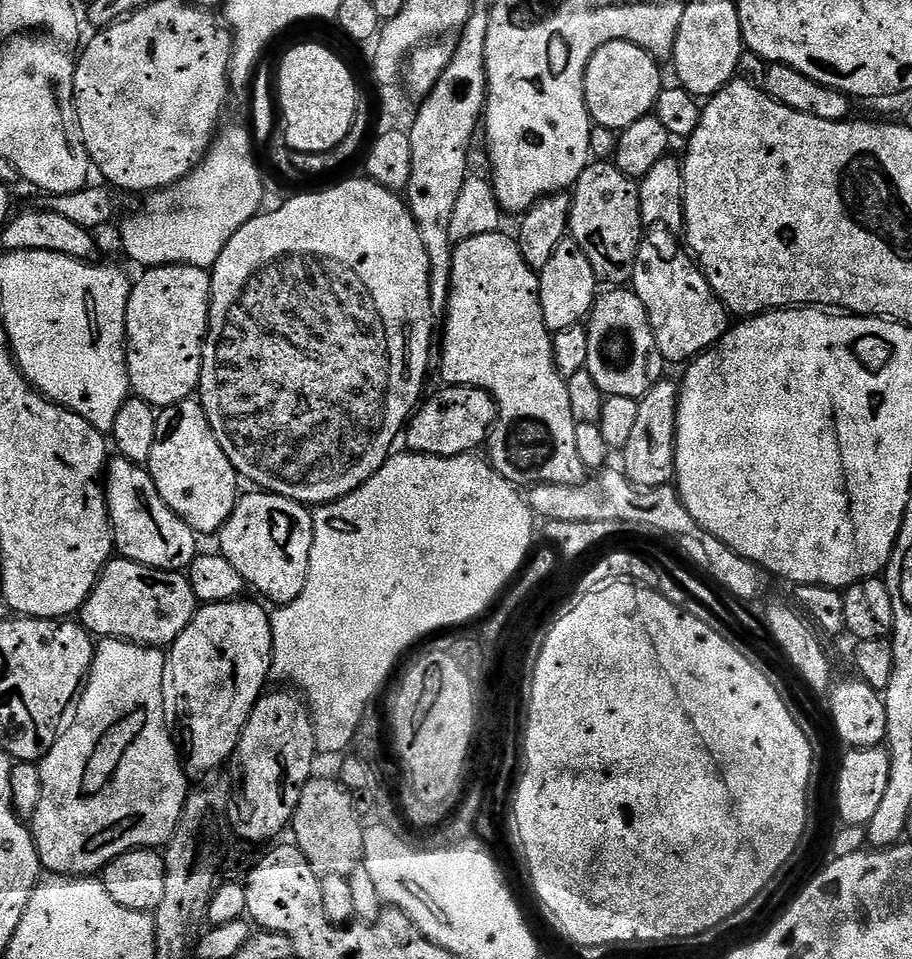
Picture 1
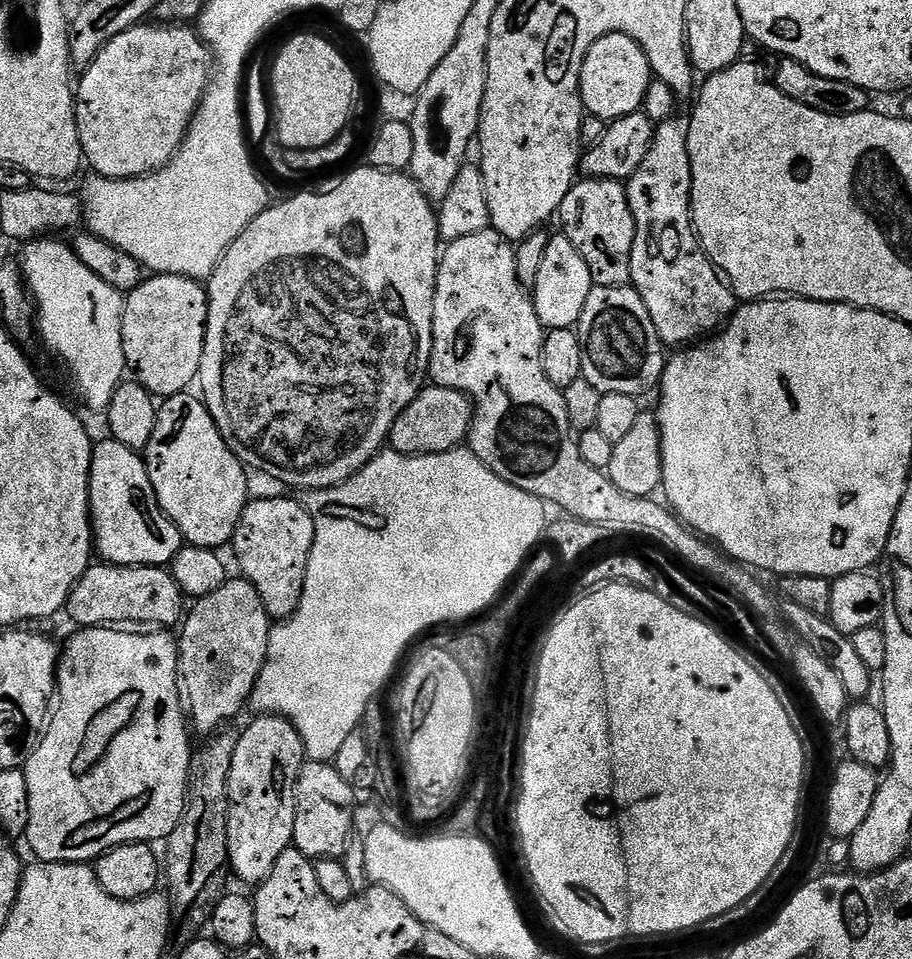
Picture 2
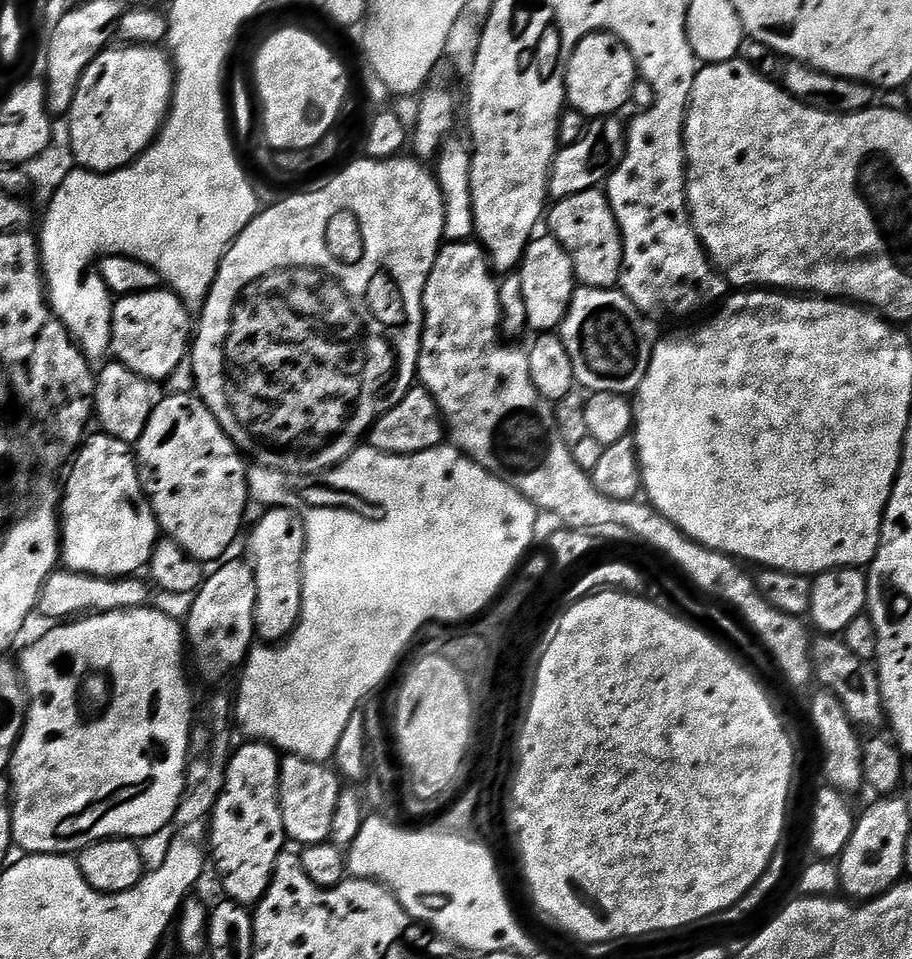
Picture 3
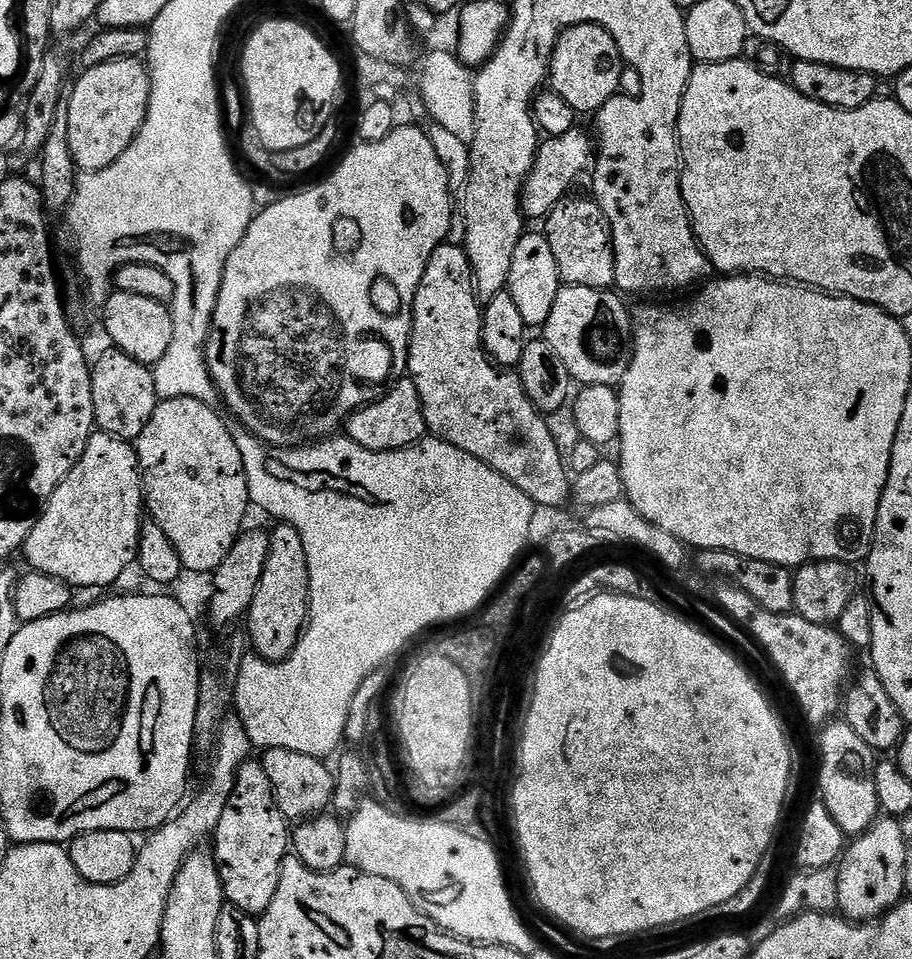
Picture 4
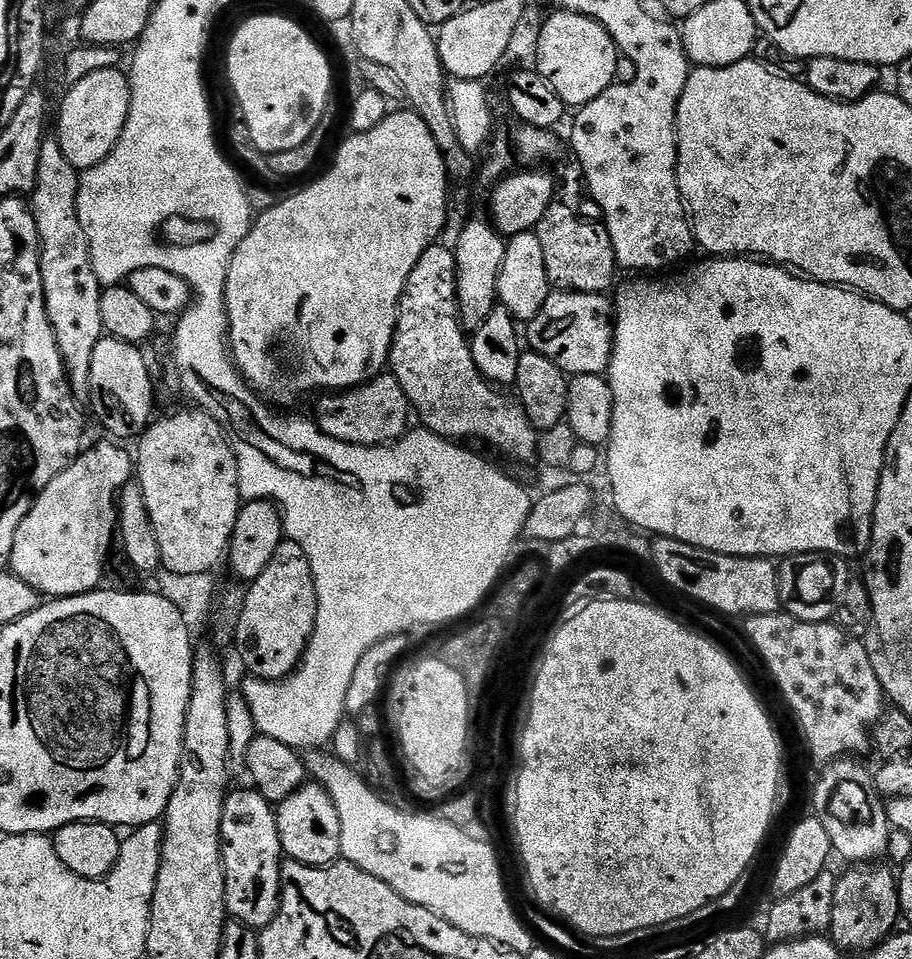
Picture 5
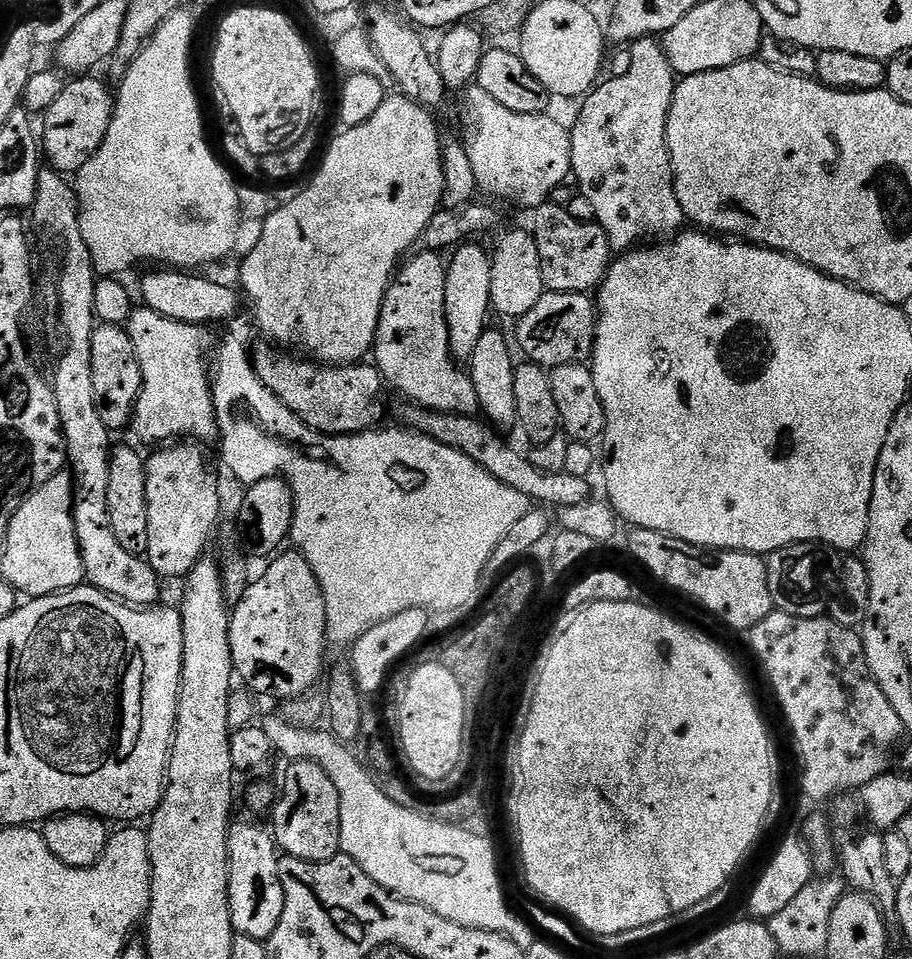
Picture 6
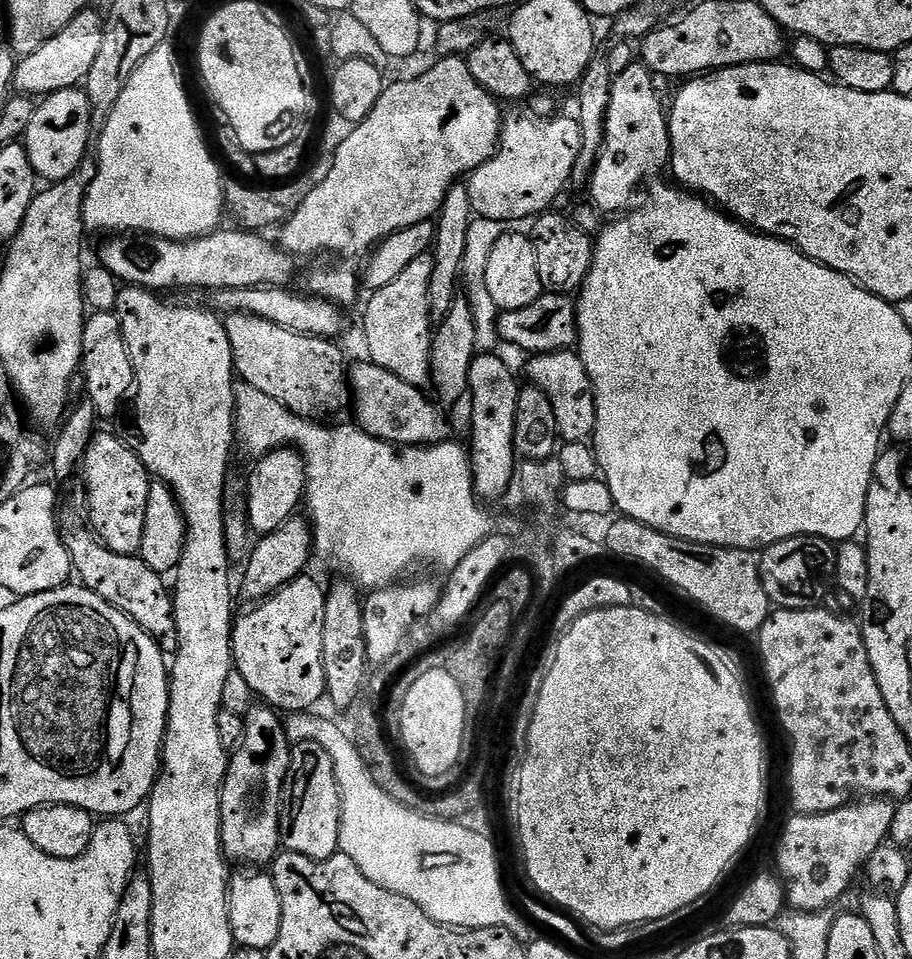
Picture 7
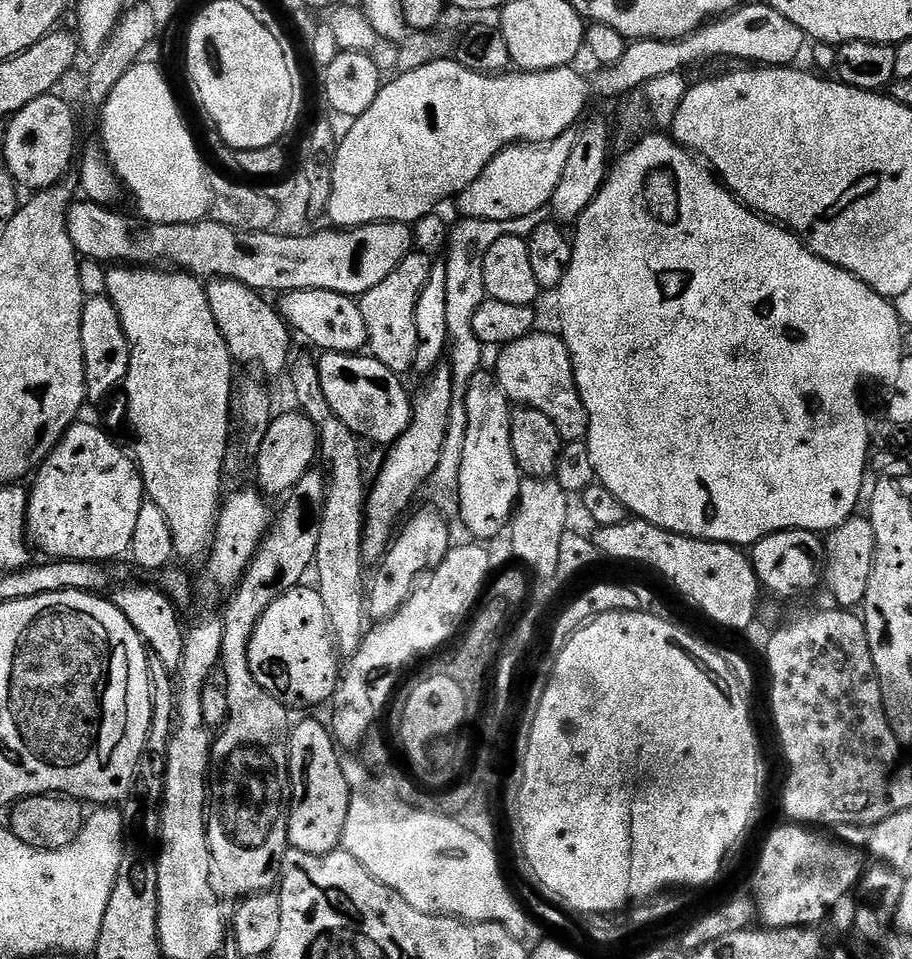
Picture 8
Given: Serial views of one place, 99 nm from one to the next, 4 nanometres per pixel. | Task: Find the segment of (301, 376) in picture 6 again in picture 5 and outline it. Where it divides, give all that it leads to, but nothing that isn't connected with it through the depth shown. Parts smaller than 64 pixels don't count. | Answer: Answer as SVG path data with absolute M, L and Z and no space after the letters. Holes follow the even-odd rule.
M381 374L367 380L359 388L349 388L323 397L320 404L318 427L330 438L363 448L373 448L379 444L392 444L409 431L410 405L398 378L391 374Z

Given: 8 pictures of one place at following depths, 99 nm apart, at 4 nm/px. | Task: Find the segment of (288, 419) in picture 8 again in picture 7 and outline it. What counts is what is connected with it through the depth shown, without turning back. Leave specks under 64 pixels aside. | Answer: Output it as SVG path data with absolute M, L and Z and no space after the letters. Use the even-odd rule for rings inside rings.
M291 447L276 448L273 452L268 452L255 461L256 469L252 473L247 473L248 482L248 526L253 533L260 536L268 536L278 526L282 526L288 519L297 515L296 507L301 507L306 496L306 465L300 459L299 452Z

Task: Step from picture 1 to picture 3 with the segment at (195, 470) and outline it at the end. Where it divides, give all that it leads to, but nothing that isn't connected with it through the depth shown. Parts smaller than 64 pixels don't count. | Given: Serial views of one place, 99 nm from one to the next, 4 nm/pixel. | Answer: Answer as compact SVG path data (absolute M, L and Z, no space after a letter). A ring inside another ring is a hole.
M178 393L166 396L161 404L159 401L153 407L150 422L146 422L146 430L142 430L142 438L134 448L144 495L160 523L161 533L167 539L178 542L178 546L182 546L182 550L186 550L186 554L195 560L223 561L244 524L244 511L250 505L245 457L224 433L218 418L214 418L199 395Z

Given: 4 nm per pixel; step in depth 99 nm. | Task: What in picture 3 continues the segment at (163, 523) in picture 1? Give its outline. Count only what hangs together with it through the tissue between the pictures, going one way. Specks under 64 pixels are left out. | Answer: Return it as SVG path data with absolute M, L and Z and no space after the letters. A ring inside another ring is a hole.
M89 435L71 461L72 473L58 504L60 513L60 555L67 571L109 578L132 578L147 569L154 546L161 539L160 523L144 495L136 453L126 442L113 436Z

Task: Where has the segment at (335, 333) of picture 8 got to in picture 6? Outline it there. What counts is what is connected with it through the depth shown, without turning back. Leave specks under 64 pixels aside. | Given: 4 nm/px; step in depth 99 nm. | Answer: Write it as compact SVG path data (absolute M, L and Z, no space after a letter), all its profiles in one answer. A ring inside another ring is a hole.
M152 270L140 280L140 296L143 307L162 314L162 318L174 318L174 322L186 322L201 326L213 326L223 320L232 320L240 308L241 297L235 287L227 288L216 280L207 280L204 274L192 270Z

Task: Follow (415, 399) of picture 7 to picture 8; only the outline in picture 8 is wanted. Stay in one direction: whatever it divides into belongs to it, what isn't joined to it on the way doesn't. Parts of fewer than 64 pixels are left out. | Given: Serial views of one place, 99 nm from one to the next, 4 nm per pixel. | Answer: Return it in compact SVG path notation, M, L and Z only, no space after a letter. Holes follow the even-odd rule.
M320 352L317 363L318 374L321 376L322 391L331 410L338 418L350 428L353 434L361 441L373 440L376 444L391 446L395 440L412 424L413 397L408 396L404 384L397 373L391 372L382 362L378 362L370 354L357 354L355 352Z

